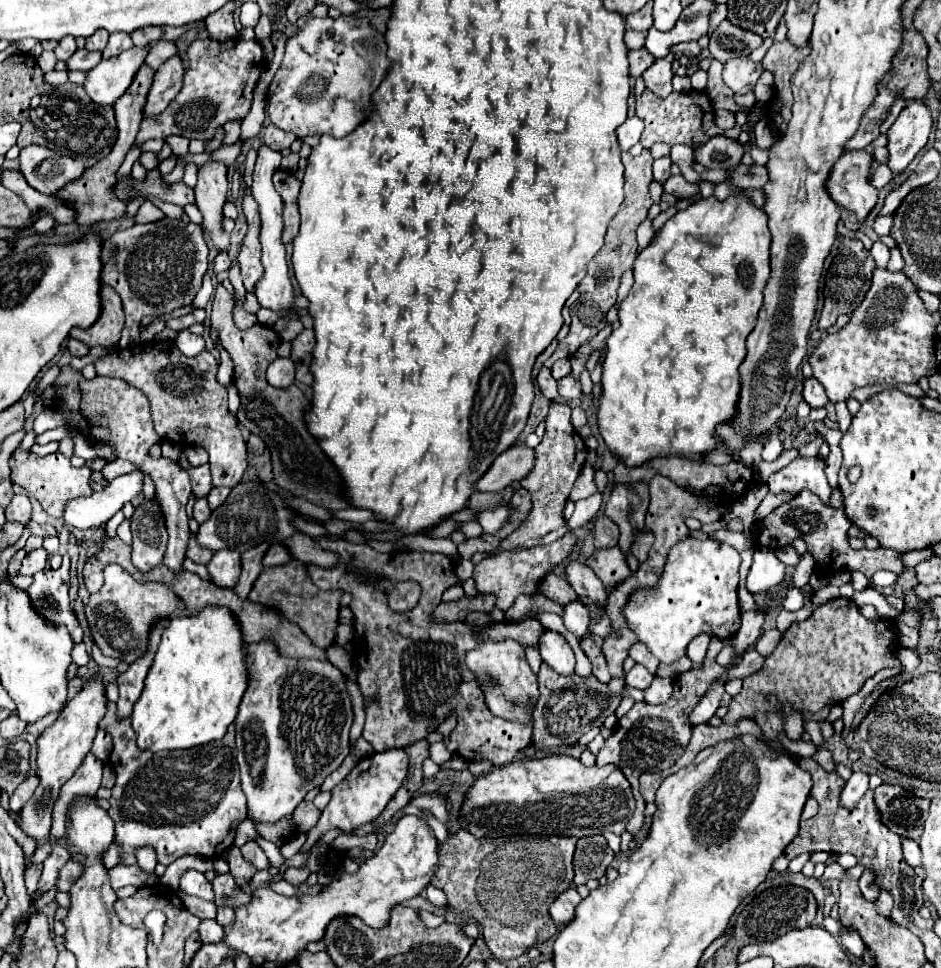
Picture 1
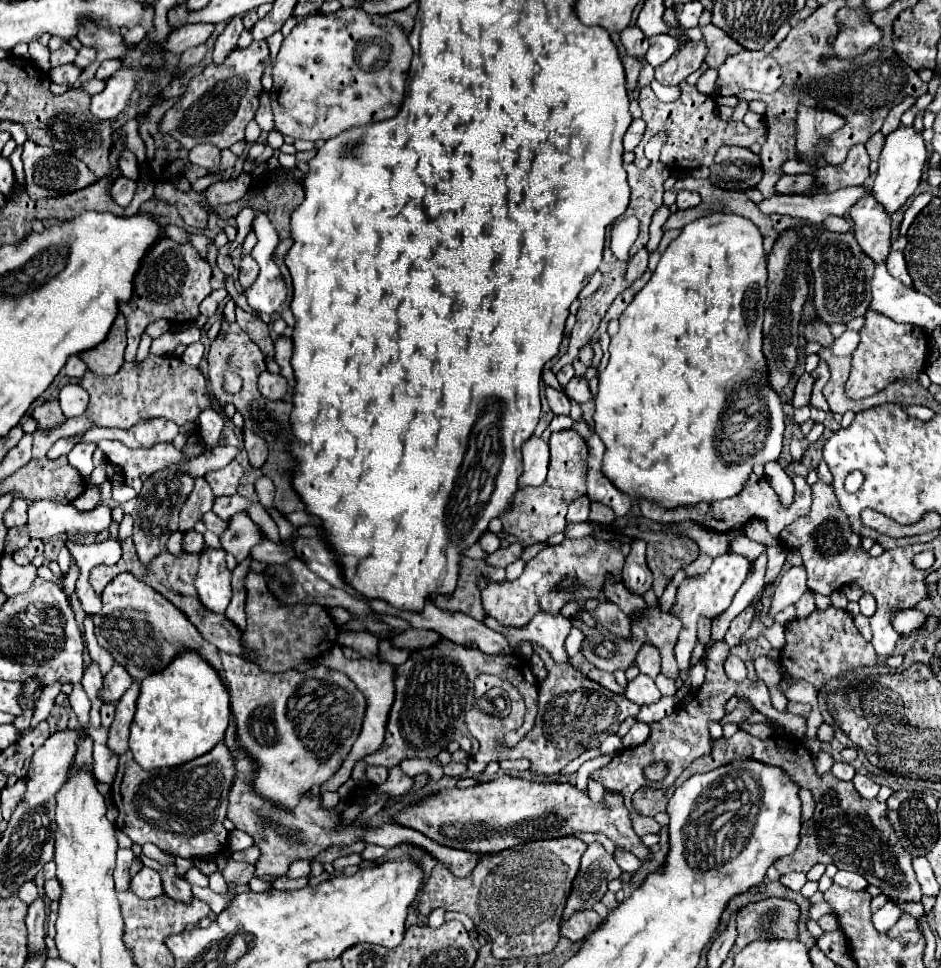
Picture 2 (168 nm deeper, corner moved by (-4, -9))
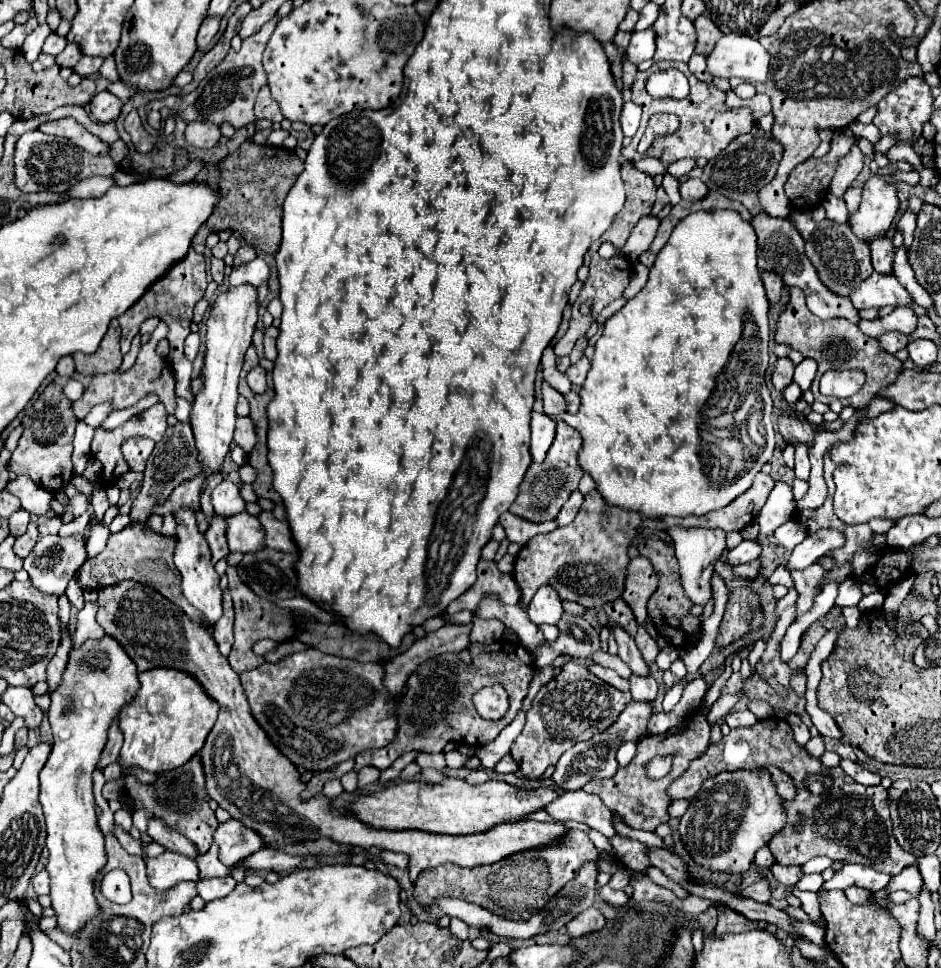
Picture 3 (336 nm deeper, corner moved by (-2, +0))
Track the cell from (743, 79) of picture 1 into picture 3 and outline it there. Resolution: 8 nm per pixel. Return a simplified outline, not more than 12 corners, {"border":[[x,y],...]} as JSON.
{"border":[[748,34],[722,36],[712,76],[766,82],[770,54]]}

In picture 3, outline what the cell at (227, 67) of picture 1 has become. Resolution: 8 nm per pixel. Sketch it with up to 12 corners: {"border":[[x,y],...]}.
{"border":[[278,16],[188,96],[164,100],[186,122],[254,124],[268,84],[262,52]]}

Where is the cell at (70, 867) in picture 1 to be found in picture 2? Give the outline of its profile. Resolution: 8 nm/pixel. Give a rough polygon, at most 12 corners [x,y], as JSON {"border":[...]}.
{"border":[[48,879],[44,891],[48,899],[56,901],[62,893],[58,879]]}

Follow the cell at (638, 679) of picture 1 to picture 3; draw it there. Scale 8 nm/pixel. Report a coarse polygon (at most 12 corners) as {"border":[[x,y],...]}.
{"border":[[630,676],[632,700],[652,702],[658,684],[652,676]]}

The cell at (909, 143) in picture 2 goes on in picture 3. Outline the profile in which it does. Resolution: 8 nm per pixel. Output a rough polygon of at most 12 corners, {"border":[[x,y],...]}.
{"border":[[870,178],[846,224],[870,244],[898,210],[894,182]]}

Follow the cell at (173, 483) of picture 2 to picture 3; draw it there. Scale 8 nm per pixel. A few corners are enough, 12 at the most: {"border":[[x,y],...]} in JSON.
{"border":[[190,424],[168,426],[148,458],[130,518],[148,522],[200,472]]}

